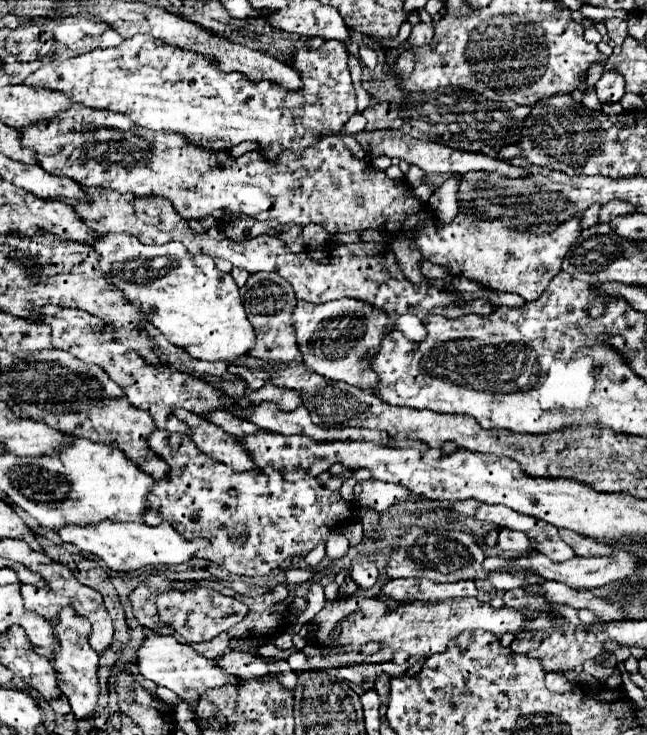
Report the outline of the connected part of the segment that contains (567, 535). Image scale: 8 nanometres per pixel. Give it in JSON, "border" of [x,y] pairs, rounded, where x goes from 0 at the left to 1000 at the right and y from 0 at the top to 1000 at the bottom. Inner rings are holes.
{"border":[[[864,721],[867,732],[889,748],[889,754],[895,756],[935,756],[947,751],[947,743],[941,740],[926,740],[913,732],[901,732],[892,724],[879,724],[879,721]]]}

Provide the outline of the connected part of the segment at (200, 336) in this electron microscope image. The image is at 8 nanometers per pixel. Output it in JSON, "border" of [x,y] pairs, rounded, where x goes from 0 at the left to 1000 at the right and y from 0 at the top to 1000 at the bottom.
{"border":[[[162,318],[144,329],[144,340],[153,346],[156,370],[168,378],[168,384],[175,384],[175,389],[181,389],[181,395],[193,400],[193,411],[206,414],[224,435],[230,435],[249,454],[255,454],[261,468],[286,476],[295,487],[354,493],[382,482],[391,471],[394,452],[369,408],[369,392],[360,384],[357,373],[348,373],[332,362],[329,351],[295,351],[280,329],[224,335],[199,318]]]}

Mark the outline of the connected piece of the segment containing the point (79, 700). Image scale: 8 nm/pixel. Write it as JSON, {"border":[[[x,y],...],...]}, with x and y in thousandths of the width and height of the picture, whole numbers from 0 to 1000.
{"border":[[[100,824],[91,833],[88,846],[82,849],[82,860],[88,863],[88,871],[91,871],[91,884],[88,890],[82,890],[82,909],[88,914],[88,931],[94,933],[94,941],[104,947],[116,974],[134,977],[147,966],[147,958],[153,950],[153,928],[150,928],[153,893],[138,879],[138,868],[134,868],[141,860],[141,849],[131,841],[119,838],[110,824]]]}

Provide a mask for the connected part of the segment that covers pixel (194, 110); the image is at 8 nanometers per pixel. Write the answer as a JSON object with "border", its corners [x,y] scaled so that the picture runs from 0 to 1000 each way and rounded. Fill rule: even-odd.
{"border":[[[212,46],[202,54],[187,57],[187,63],[181,65],[144,68],[100,84],[66,87],[60,95],[45,101],[36,109],[36,114],[100,125],[104,131],[110,131],[113,139],[128,141],[134,147],[178,150],[196,155],[202,158],[206,169],[215,169],[230,177],[280,182],[289,188],[292,196],[317,204],[354,204],[357,199],[366,199],[379,190],[391,190],[403,196],[403,212],[425,220],[431,210],[440,204],[465,210],[471,201],[490,196],[493,182],[499,177],[524,180],[533,171],[533,166],[552,152],[549,120],[543,112],[536,82],[536,63],[521,54],[505,54],[490,68],[465,68],[459,73],[459,82],[453,84],[453,93],[468,98],[471,120],[440,125],[434,117],[422,112],[385,112],[369,98],[345,101],[320,76],[240,57],[227,46]]]}

